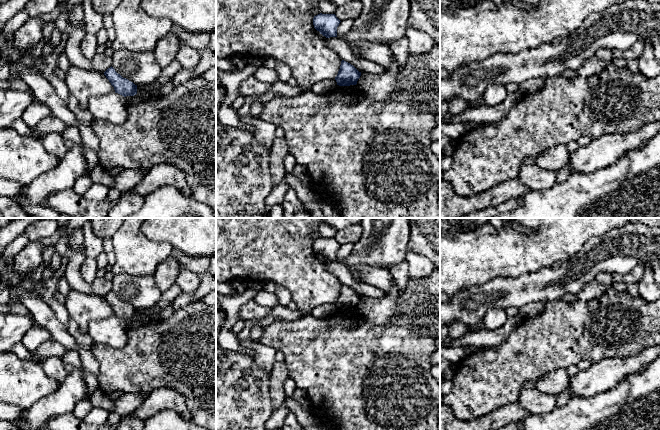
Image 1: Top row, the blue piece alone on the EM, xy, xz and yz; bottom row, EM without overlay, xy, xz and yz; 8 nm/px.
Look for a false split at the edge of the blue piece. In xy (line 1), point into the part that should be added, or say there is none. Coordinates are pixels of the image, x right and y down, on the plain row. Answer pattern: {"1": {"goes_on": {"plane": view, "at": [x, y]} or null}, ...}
{"1": {"goes_on": null}}

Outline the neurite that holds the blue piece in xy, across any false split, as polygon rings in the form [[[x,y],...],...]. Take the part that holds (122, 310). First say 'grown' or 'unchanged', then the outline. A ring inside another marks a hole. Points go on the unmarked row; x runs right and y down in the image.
unchanged; [[[112,290],[104,296],[104,299],[114,311],[115,317],[124,321],[134,320],[137,318],[137,309],[128,303],[123,302]]]

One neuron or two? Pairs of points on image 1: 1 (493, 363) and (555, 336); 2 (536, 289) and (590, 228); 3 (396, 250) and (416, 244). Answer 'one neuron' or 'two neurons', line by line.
1: one neuron
2: two neurons
3: two neurons

